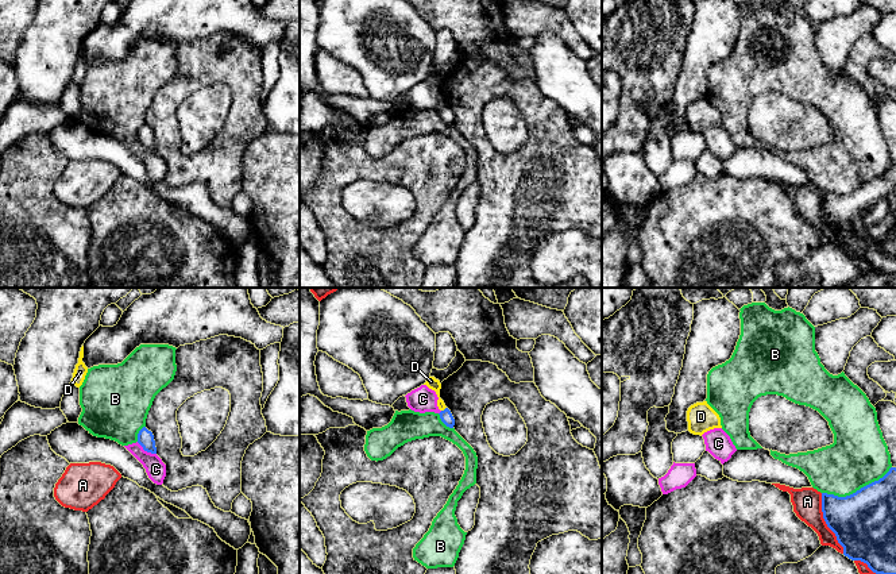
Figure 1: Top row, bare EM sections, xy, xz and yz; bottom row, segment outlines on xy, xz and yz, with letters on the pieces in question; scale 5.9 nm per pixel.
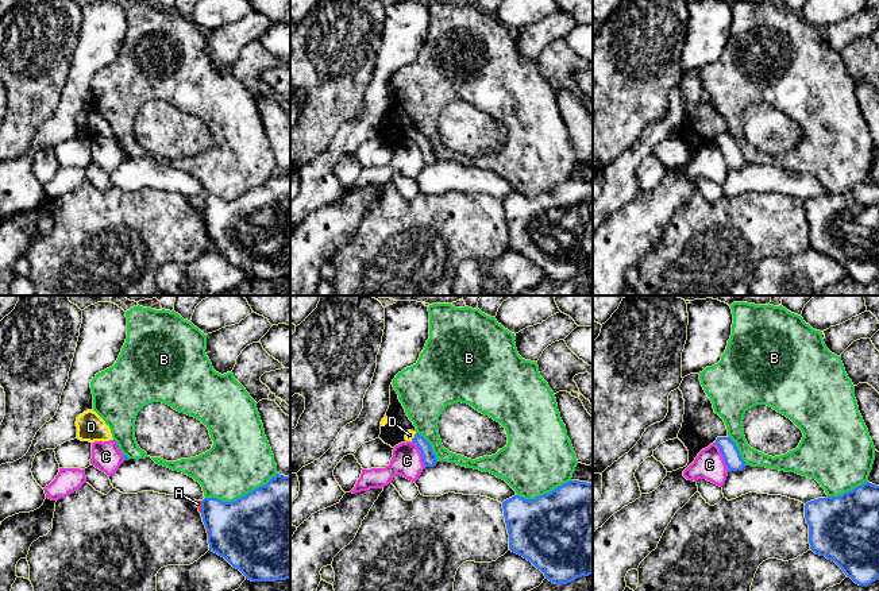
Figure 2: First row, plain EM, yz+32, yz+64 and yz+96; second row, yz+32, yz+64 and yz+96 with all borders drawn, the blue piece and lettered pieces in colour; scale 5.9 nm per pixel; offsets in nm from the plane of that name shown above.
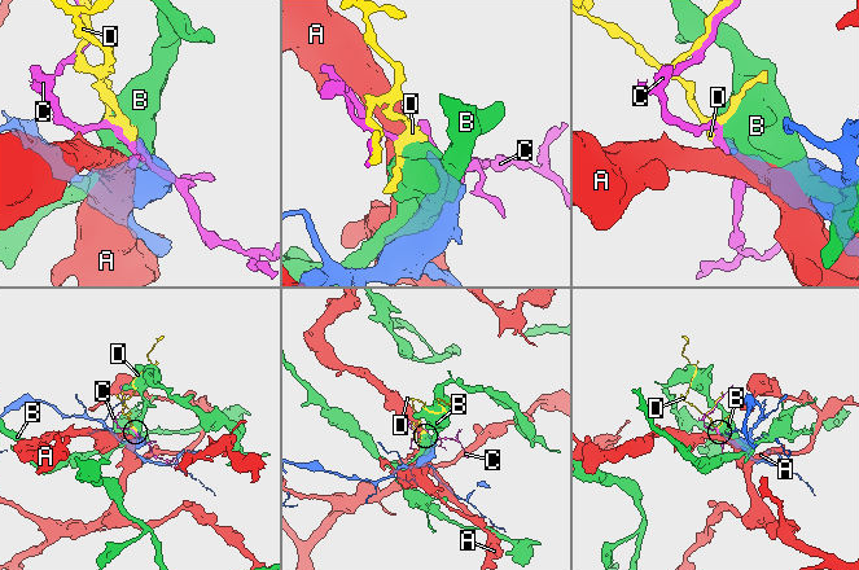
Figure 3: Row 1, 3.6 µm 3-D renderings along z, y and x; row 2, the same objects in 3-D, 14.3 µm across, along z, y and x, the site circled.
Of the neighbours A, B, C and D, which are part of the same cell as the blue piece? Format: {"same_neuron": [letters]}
{"same_neuron": ["D"]}

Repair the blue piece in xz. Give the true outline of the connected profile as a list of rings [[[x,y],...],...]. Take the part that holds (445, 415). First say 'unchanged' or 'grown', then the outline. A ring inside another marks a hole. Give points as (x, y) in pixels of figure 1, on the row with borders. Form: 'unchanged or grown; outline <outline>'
grown; outline [[[429,377],[426,380],[426,382],[424,384],[426,385],[429,389],[435,390],[439,400],[437,400],[437,407],[439,409],[441,411],[439,415],[440,415],[440,419],[441,421],[449,427],[449,428],[453,428],[455,425],[455,419],[451,413],[451,411],[445,407],[444,401],[440,398],[440,389],[441,389],[441,384],[439,380],[436,380],[435,377]]]

